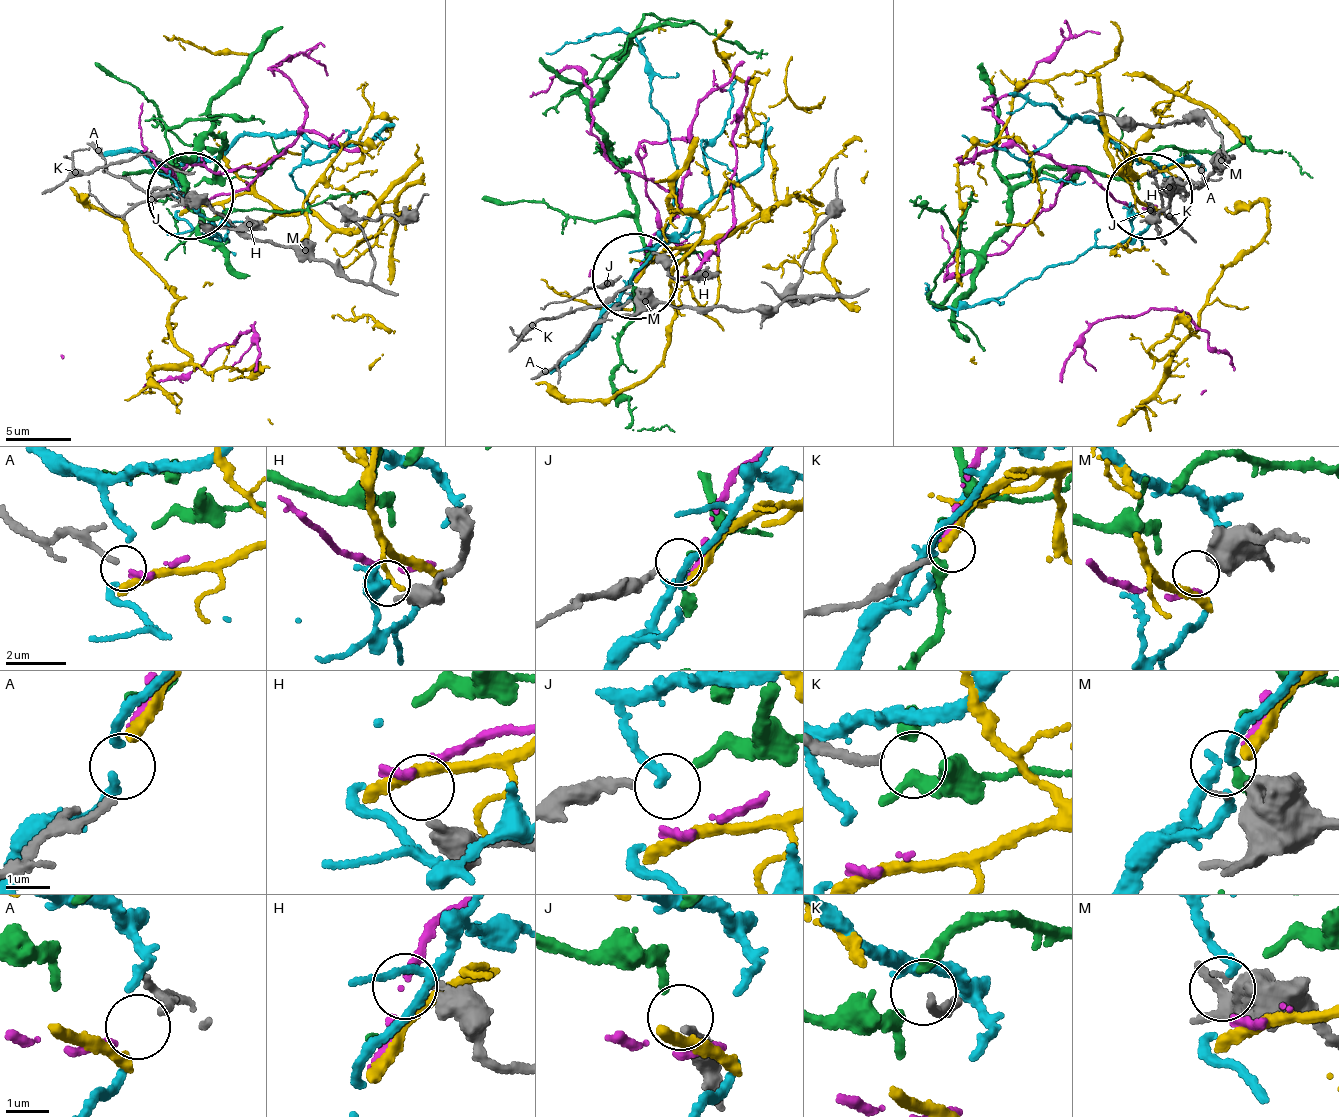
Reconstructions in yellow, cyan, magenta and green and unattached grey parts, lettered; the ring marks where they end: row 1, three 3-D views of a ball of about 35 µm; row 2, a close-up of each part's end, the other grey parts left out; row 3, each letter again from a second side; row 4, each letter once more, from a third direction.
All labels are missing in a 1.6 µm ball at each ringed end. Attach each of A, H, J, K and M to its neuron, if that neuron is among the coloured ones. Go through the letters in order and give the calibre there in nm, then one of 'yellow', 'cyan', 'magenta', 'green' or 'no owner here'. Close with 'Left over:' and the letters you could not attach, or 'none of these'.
A: 180 nm | no owner here
H: 300 nm | no owner here
J: 200 nm | green
K: 190 nm | no owner here
M: 420 nm | no owner here
Left over: A, H, K, M

